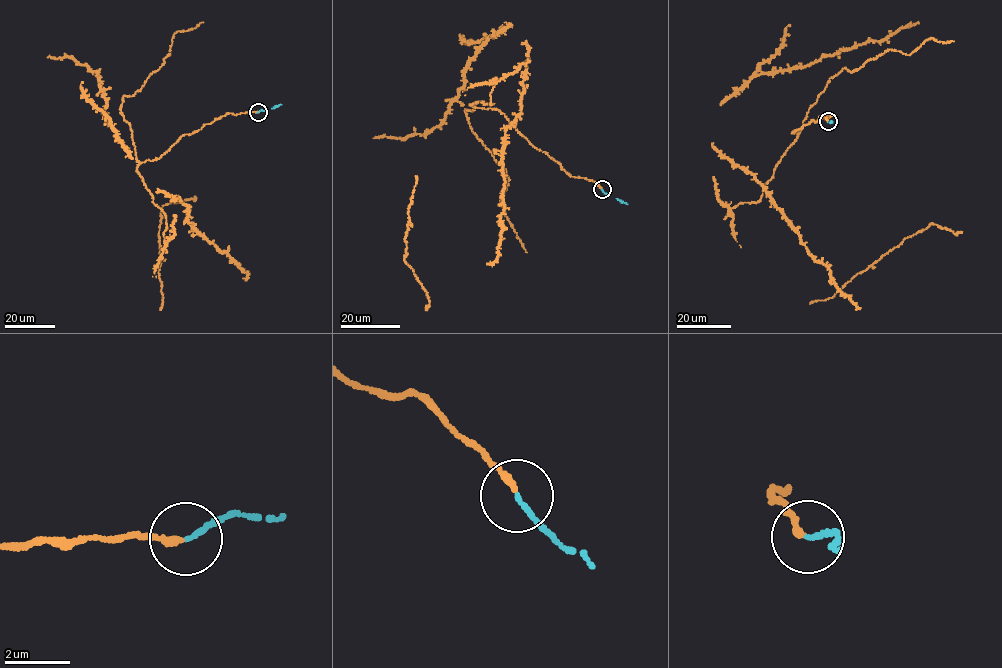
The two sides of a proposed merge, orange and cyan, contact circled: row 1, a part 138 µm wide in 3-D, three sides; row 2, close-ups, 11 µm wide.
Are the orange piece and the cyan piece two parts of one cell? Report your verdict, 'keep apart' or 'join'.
join

